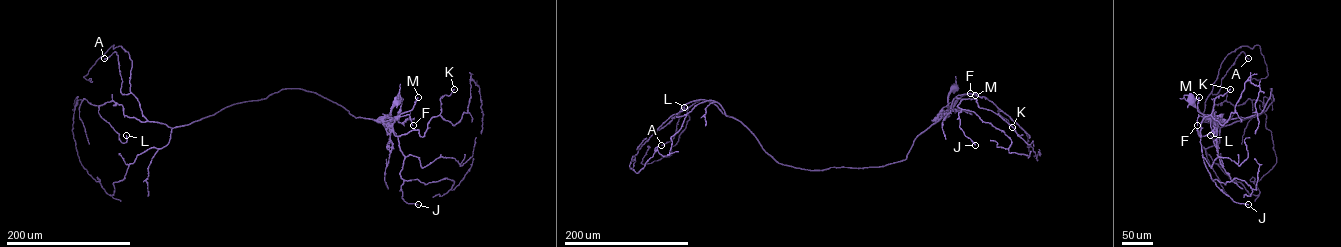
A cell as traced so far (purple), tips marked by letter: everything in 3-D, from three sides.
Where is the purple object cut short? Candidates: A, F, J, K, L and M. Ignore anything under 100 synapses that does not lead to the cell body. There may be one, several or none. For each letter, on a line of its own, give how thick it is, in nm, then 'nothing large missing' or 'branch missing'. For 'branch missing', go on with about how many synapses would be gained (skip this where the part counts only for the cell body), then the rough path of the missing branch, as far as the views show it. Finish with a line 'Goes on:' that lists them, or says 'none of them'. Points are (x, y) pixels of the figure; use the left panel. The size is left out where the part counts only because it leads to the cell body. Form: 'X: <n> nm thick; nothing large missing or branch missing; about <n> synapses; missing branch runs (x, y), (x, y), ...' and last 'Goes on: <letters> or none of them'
A: 380 nm thick; nothing large missing
F: 200 nm thick; nothing large missing
J: 550 nm thick; nothing large missing
K: 240 nm thick; nothing large missing
L: 280 nm thick; nothing large missing
M: 400 nm thick; branch missing; about 110 synapses; missing branch runs (418, 97), (426, 79), (421, 60), (431, 46), (451, 44), (469, 68)
Goes on: M

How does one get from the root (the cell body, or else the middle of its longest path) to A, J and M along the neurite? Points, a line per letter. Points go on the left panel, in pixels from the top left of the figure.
A: (397, 100), (373, 120), (285, 88), (170, 127), (121, 93), (116, 52), (104, 58)
J: (397, 100), (390, 117), (395, 119), (393, 133), (404, 157), (400, 173), (404, 180), (402, 198), (418, 204)
M: (397, 100), (390, 112), (392, 119), (411, 110), (418, 97)

